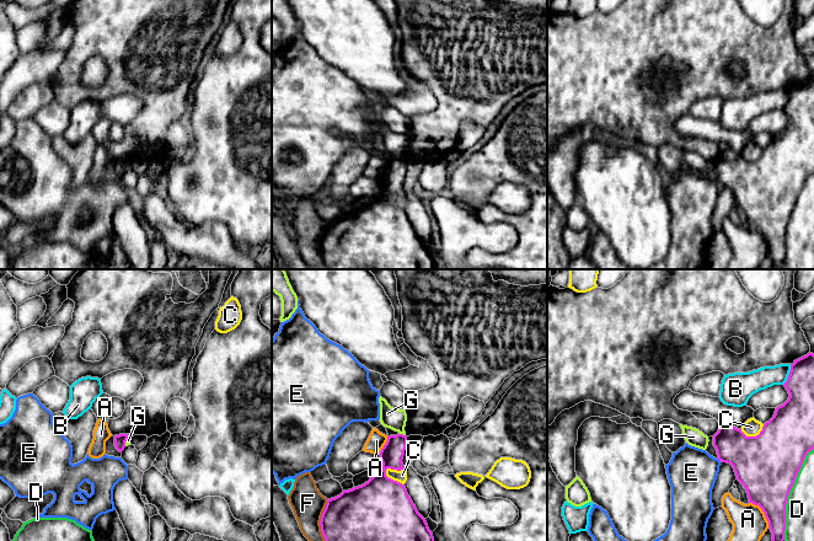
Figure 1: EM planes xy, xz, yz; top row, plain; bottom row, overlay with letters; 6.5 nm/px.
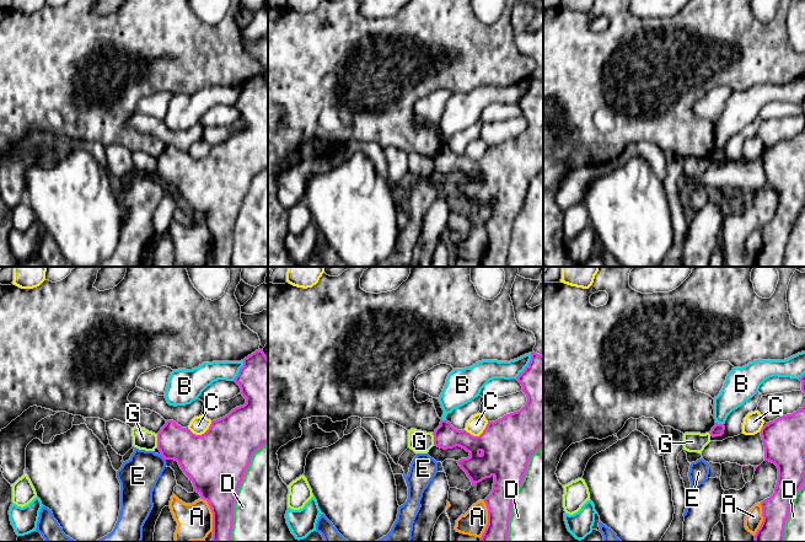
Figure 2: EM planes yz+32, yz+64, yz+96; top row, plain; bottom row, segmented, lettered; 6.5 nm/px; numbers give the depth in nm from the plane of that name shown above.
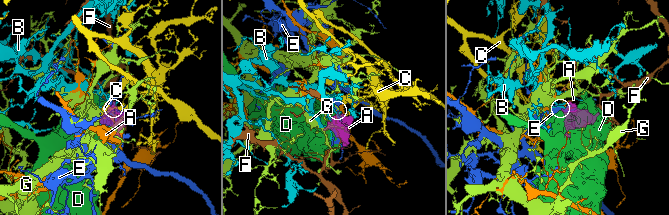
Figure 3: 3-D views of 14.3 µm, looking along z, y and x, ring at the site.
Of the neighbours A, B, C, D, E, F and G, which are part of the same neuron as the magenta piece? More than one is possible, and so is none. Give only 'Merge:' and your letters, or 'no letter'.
Merge: no letter

